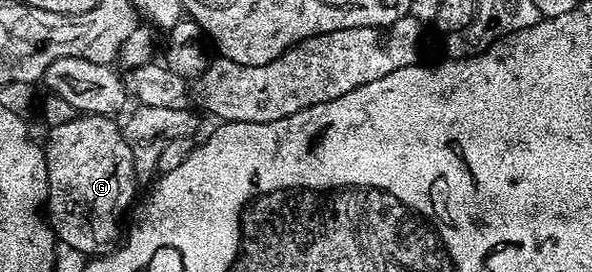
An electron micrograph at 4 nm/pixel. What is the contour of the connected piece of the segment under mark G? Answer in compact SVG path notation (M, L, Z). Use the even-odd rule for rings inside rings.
M79 113L68 124L49 127L44 153L48 168L48 196L44 207L48 215L50 229L61 245L76 248L87 256L101 256L111 253L119 245L118 221L122 213L130 206L134 198L134 165L132 164L132 148L128 148L126 138L122 134L121 125L113 117L105 114Z

